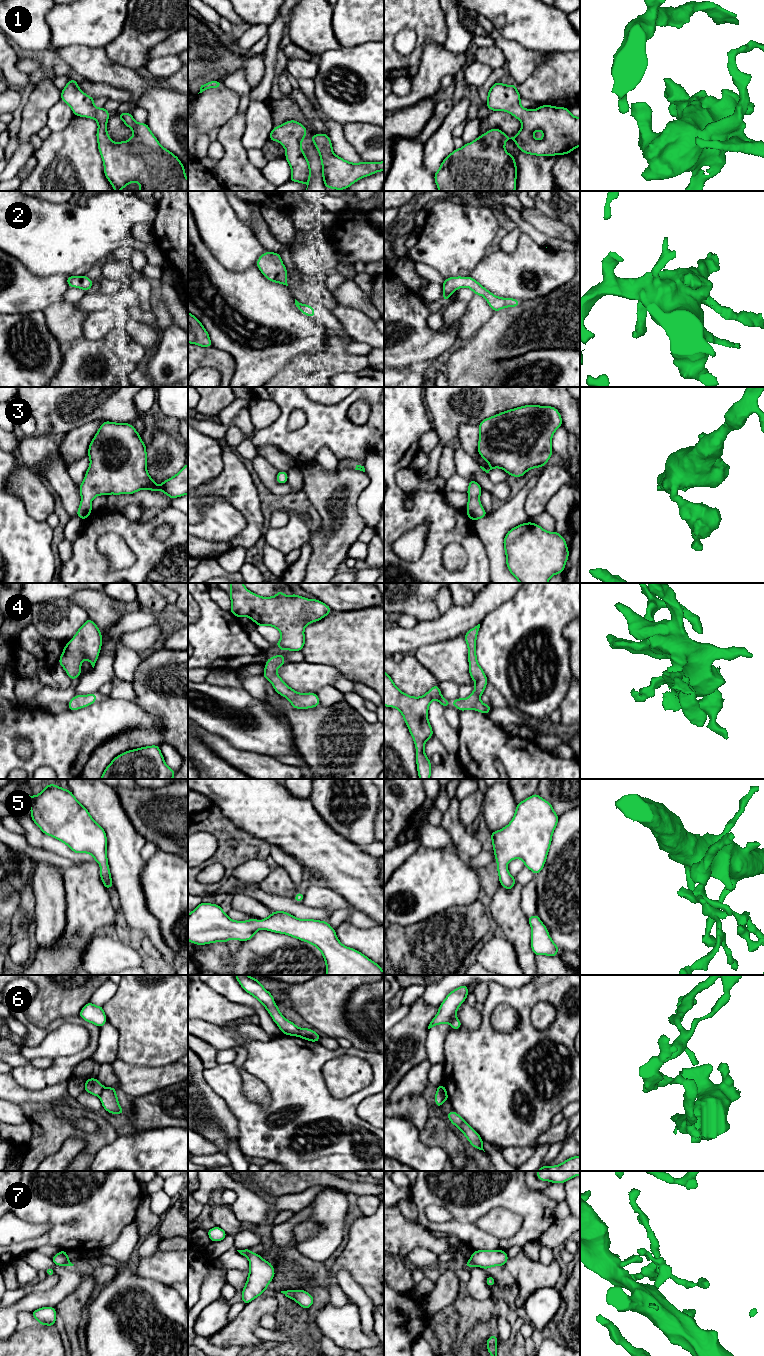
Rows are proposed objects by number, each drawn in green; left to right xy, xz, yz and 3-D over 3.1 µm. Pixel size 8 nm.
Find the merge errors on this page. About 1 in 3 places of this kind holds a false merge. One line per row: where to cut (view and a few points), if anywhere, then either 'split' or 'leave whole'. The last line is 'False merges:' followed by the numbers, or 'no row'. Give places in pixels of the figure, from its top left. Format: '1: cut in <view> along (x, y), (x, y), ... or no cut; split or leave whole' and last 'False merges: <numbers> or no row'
1: no cut; leave whole
2: no cut; leave whole
3: no cut; leave whole
4: no cut; leave whole
5: no cut; leave whole
6: cut in xy along (105, 1088), (99, 1096); split
7: no cut; leave whole
False merges: 6

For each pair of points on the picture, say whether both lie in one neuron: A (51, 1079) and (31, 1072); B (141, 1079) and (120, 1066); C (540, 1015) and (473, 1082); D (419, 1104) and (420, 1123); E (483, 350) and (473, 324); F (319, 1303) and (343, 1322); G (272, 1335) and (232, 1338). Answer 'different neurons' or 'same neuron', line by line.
A: same neuron
B: same neuron
C: different neurons
D: same neuron
E: different neurons
F: different neurons
G: different neurons

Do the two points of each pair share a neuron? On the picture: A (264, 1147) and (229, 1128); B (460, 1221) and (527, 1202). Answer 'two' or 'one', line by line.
A: two
B: one

